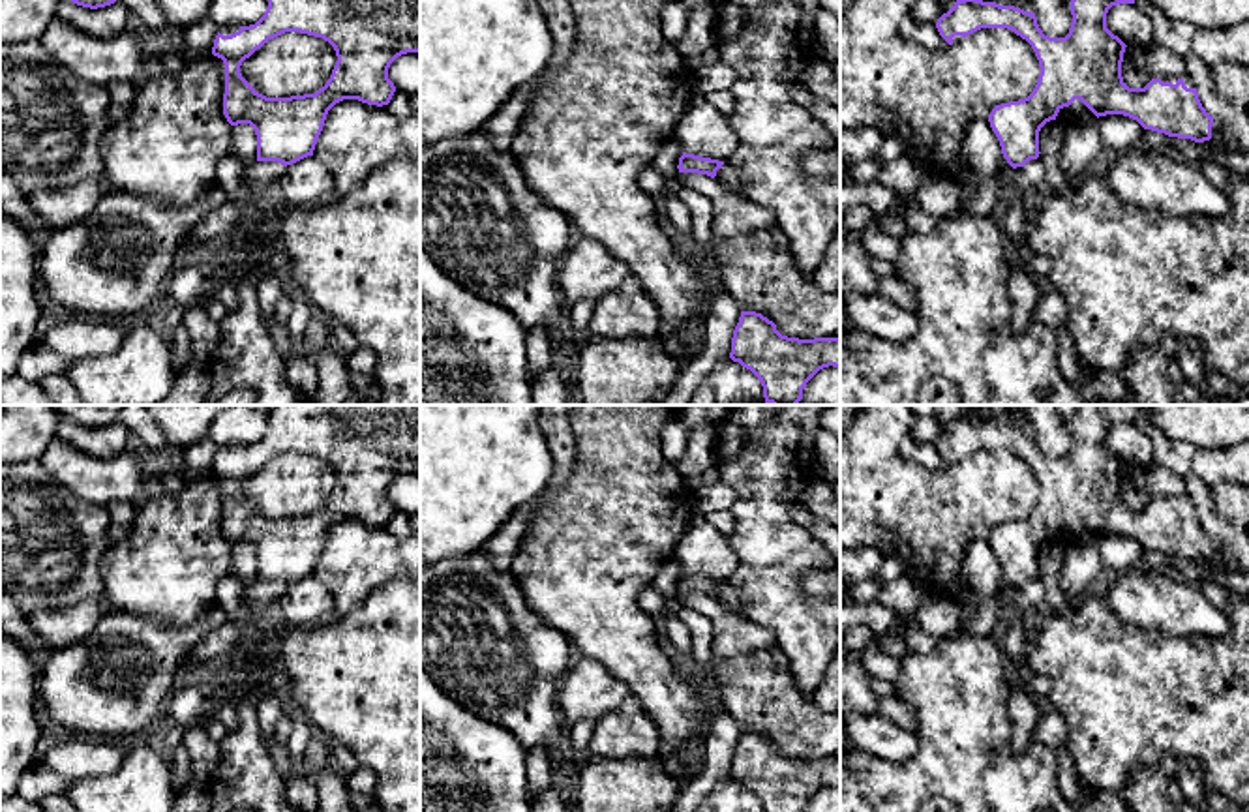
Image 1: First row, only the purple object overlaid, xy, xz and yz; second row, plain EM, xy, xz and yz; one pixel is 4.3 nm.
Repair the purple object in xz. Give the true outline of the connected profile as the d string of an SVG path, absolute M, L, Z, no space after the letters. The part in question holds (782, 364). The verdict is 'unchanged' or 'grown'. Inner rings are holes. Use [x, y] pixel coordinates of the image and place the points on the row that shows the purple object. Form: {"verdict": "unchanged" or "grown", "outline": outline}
{"verdict": "unchanged", "outline": "M741 311L730 358L760 379L765 403L797 405L803 388L820 369L840 369L840 339L788 338L761 313Z"}

